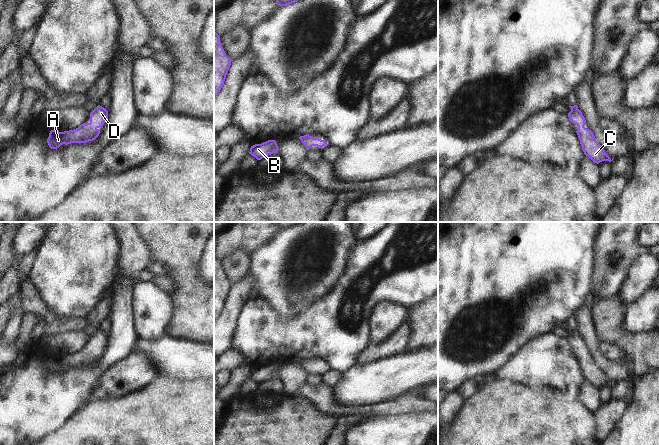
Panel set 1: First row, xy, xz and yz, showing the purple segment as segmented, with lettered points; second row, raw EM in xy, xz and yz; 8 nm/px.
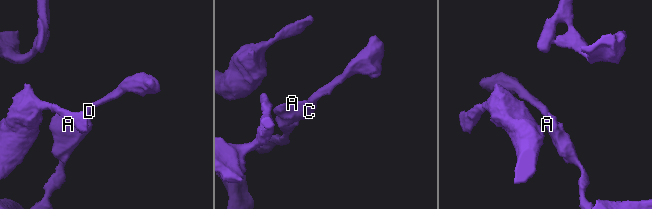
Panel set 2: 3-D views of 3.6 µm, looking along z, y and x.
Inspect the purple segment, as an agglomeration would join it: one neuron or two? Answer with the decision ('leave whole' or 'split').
leave whole

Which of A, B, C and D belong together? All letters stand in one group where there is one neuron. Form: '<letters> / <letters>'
A B C D

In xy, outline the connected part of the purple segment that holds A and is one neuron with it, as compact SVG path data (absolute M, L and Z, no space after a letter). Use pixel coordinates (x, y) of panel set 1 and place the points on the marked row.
M98 105L90 113L90 122L83 123L74 130L59 132L57 130L51 130L47 143L51 149L57 149L62 144L68 145L71 143L87 143L95 140L99 134L99 128L108 119L108 111L102 106Z

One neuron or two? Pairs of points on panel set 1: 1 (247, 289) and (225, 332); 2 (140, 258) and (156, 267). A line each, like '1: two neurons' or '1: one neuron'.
1: one neuron
2: two neurons

